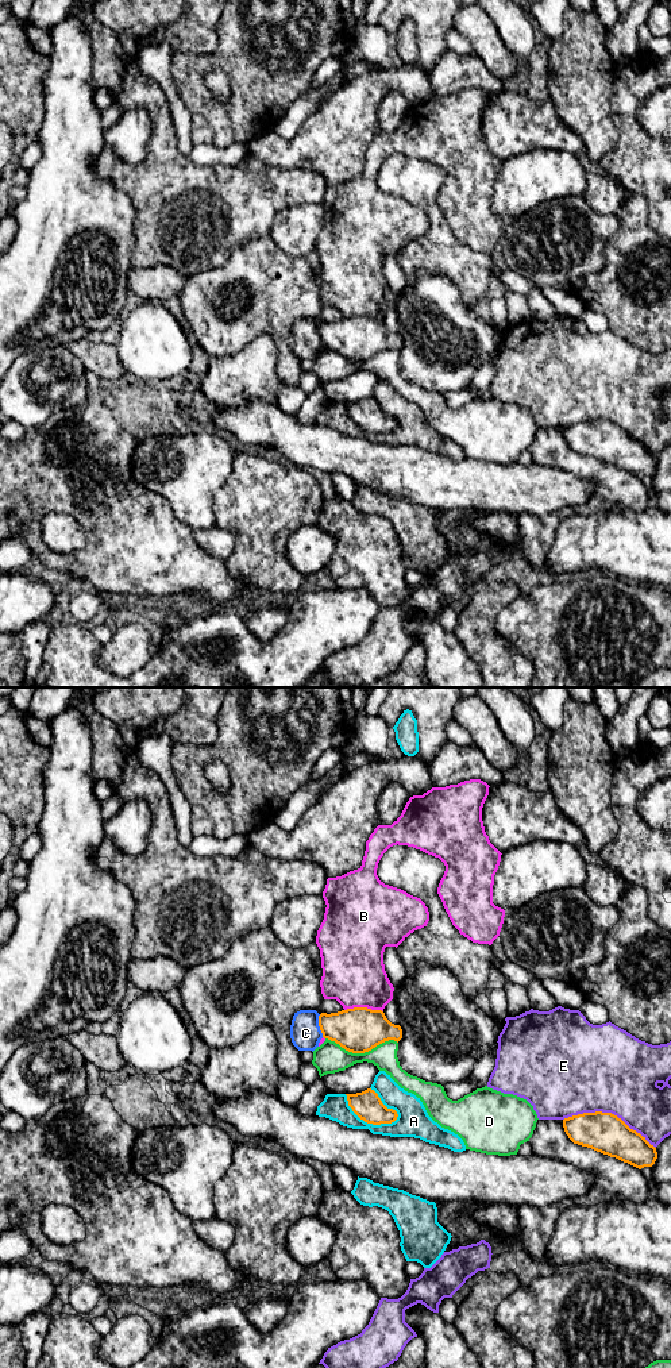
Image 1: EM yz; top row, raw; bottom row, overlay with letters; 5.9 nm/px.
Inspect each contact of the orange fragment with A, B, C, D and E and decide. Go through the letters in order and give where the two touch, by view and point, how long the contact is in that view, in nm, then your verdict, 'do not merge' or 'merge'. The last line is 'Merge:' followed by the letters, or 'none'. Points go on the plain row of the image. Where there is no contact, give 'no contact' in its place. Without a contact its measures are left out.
A: yz (367, 431) | 360 nm | do not merge
B: yz (363, 316) | 240 nm | do not merge
C: yz (319, 334) | 140 nm | do not merge
D: yz (362, 361) | 440 nm | do not merge
E: yz (609, 422) | 600 nm | do not merge
Merge: none

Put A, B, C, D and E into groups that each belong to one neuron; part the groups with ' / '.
A / B / C / D / E

